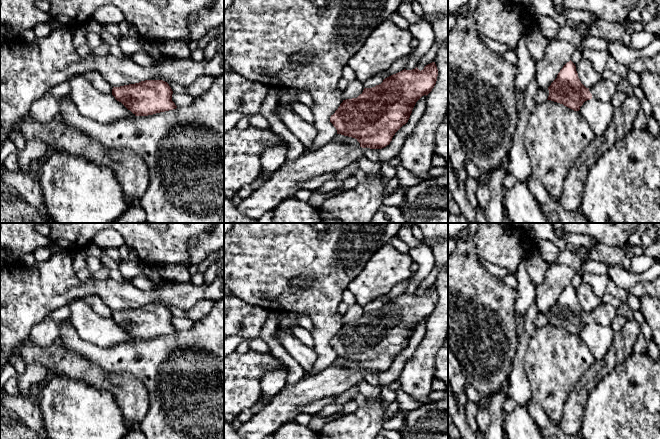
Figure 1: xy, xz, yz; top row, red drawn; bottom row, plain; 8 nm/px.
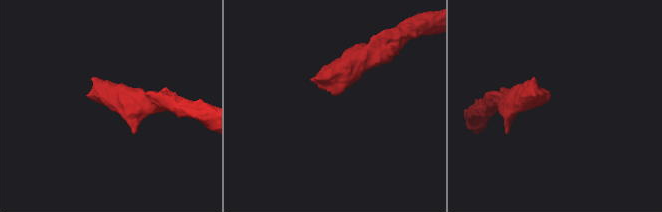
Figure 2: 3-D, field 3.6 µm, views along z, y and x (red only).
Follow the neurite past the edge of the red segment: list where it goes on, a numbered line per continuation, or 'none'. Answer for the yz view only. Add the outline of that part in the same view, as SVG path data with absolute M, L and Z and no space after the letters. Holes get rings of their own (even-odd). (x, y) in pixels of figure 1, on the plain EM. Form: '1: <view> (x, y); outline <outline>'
1: yz (603, 314); outline M601 302L594 310L589 312L592 323L602 326L611 326L612 320L617 316L617 308Z

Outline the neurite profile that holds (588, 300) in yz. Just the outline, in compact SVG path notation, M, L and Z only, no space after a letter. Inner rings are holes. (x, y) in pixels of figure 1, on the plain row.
M583 282L575 290L578 301L586 312L594 310L601 303L601 299L594 293L589 284Z

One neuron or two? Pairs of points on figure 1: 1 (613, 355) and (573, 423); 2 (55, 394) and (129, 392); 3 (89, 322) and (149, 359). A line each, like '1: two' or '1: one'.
1: one
2: two
3: two

